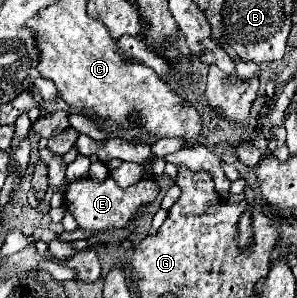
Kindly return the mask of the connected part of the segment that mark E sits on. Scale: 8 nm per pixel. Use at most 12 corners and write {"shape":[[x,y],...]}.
{"shape":[[108,175],[64,189],[80,229],[124,229],[158,197],[144,179],[128,189]]}

